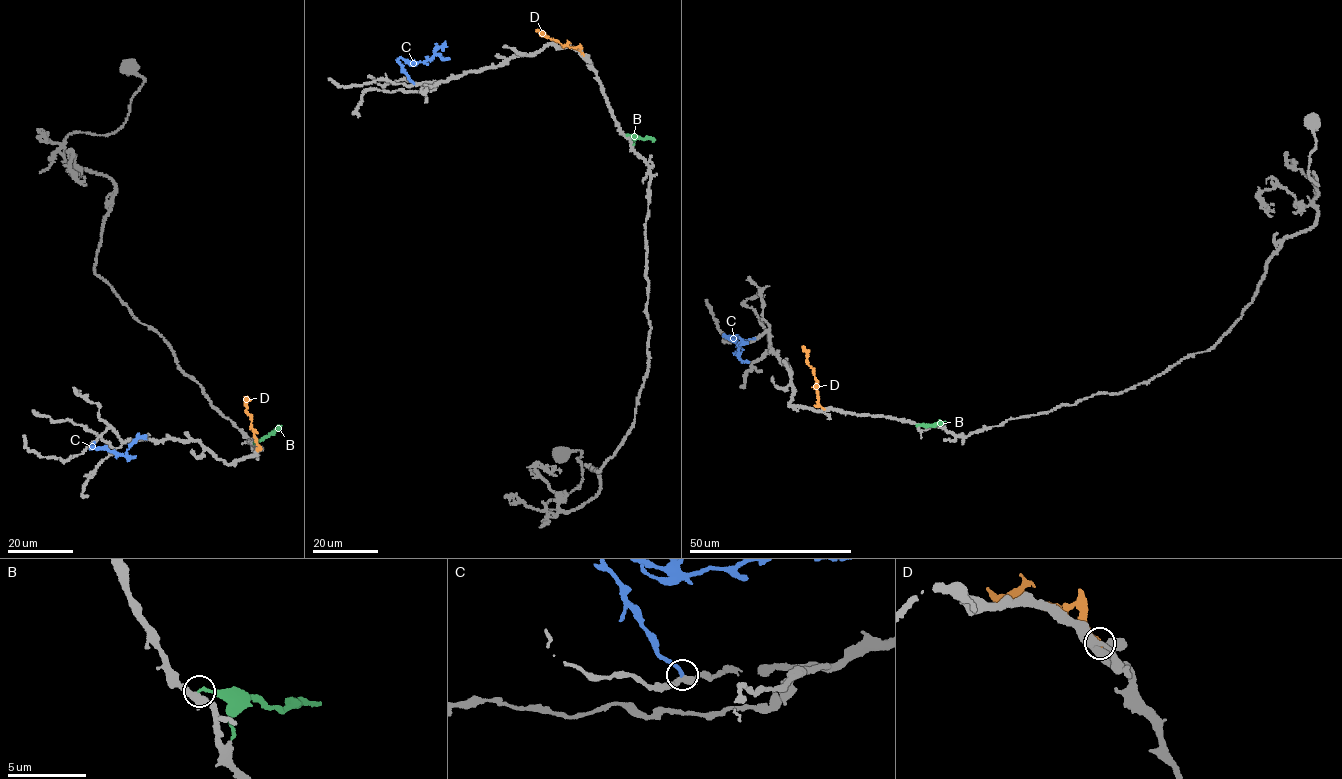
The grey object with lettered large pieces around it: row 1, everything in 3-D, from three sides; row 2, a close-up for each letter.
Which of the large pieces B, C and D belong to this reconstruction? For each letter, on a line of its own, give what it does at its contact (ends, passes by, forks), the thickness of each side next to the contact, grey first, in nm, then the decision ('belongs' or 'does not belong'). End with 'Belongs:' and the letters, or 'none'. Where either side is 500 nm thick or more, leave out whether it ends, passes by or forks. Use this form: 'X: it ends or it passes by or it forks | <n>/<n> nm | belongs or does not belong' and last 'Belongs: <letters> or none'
B: it ends | 480/200 nm | does not belong
C: it ends | 360/240 nm | does not belong
D: it ends | 480/220 nm | does not belong
Belongs: none

